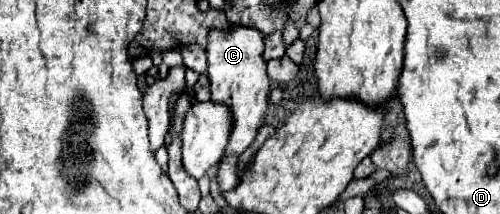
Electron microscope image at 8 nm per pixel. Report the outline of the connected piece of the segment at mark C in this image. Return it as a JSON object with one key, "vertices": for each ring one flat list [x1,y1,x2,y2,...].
{"vertices":[[232,26,232,32,210,32,208,36,208,80,212,90,212,100,222,102,230,116,232,116,232,134,230,142,224,150,220,168,218,168,218,184,220,194,234,190,240,184,238,176,238,158,254,142,258,130,266,124,268,118,268,94,270,94,270,80,266,74,266,62,262,60,264,52,264,36,254,28]]}

